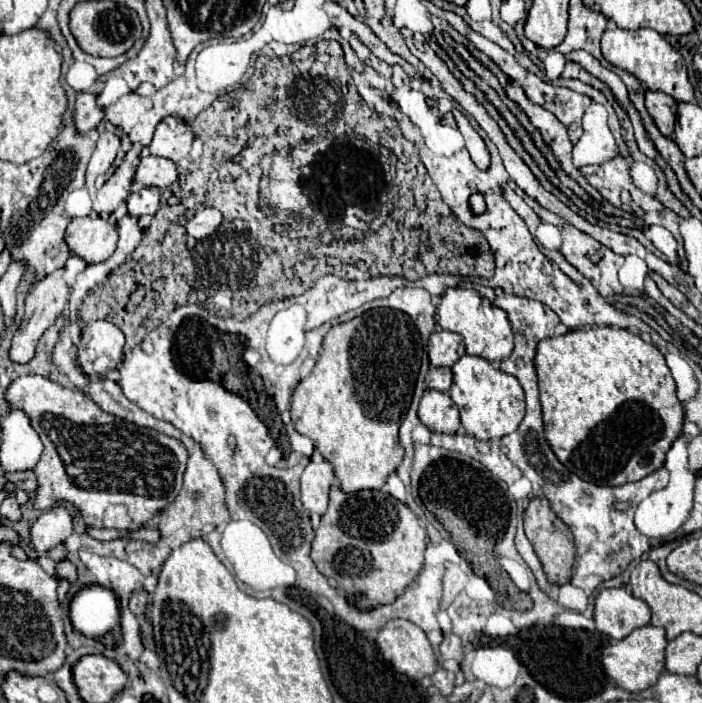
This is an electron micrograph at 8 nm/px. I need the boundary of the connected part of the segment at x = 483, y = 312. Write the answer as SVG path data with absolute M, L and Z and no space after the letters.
M449 288L437 306L437 324L443 330L461 334L465 340L465 350L471 356L481 356L489 362L501 362L513 352L513 332L507 314L501 308L483 306L483 300L475 290Z

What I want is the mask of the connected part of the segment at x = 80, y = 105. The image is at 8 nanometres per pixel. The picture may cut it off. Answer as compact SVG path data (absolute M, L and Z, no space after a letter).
M77 94L75 98L75 130L77 134L87 134L93 128L97 128L97 124L103 118L103 110L97 108L97 96L95 94Z

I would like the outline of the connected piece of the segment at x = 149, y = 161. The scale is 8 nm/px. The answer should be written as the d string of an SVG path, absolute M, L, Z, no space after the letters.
M145 154L137 166L135 178L133 182L137 182L139 186L157 186L161 190L165 190L167 186L171 186L177 180L177 168L171 160L167 158L157 158L157 156L149 156Z

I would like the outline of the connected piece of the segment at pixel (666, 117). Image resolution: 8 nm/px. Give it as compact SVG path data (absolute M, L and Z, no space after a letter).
M647 90L645 96L647 96L645 98L647 112L651 114L651 118L653 118L655 126L659 128L659 132L669 138L673 134L673 126L675 126L677 100L671 98L665 92L653 92L653 90Z

